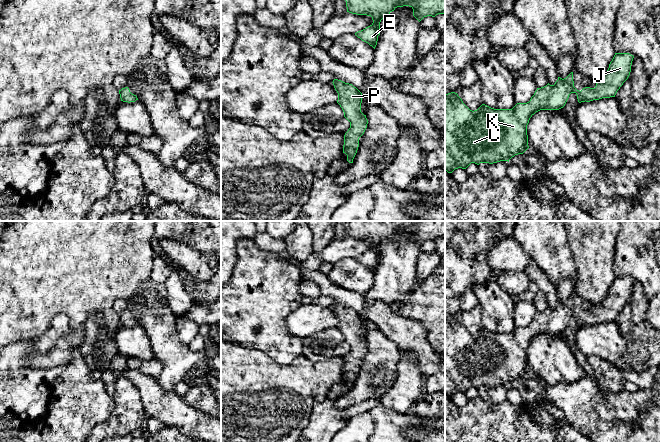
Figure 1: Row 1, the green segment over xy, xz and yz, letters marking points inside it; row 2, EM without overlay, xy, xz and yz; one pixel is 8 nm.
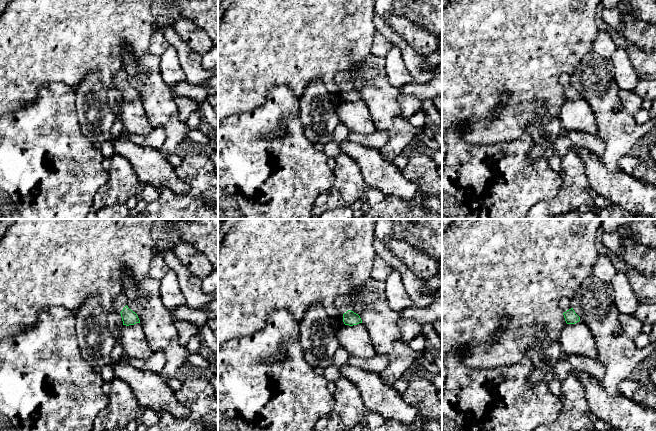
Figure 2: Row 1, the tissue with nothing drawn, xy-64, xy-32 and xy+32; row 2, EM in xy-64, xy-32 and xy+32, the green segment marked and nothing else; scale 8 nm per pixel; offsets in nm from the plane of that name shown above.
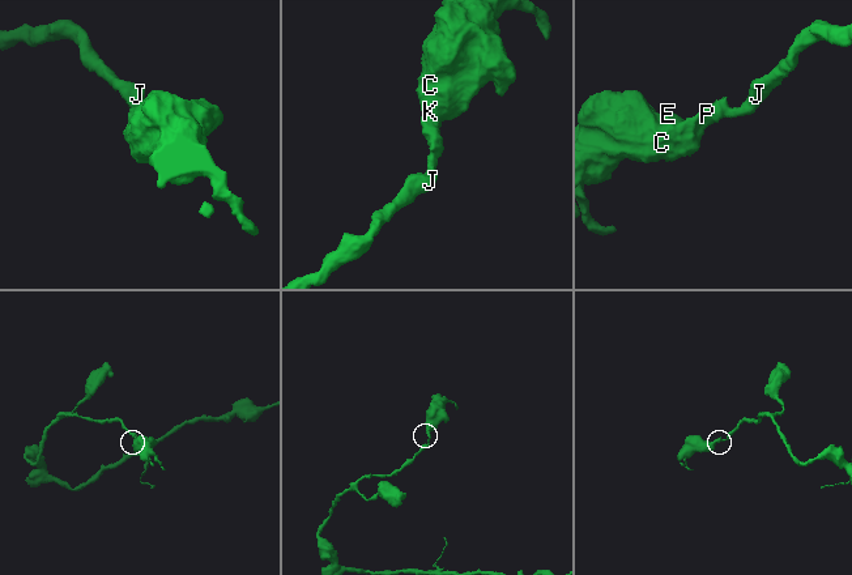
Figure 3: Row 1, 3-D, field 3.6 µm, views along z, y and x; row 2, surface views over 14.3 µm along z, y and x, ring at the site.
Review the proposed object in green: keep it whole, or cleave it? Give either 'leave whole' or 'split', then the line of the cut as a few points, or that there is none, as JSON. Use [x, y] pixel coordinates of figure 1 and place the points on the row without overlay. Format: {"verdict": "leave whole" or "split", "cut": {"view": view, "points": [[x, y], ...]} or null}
{"verdict": "leave whole", "cut": null}

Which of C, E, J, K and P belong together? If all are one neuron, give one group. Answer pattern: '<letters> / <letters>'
C E J K P

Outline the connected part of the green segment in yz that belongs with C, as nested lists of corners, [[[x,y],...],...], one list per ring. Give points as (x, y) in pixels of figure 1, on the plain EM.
[[[615,277],[603,302],[594,312],[585,311],[581,315],[574,311],[573,296],[566,302],[558,301],[554,309],[549,307],[537,312],[530,325],[517,327],[512,333],[494,333],[482,328],[477,334],[470,334],[458,320],[451,316],[445,318],[445,395],[466,393],[471,387],[497,387],[508,385],[528,372],[527,349],[530,342],[540,334],[559,334],[563,332],[571,317],[577,319],[578,326],[590,326],[602,322],[615,321],[617,315],[628,303],[634,280],[629,277]]]

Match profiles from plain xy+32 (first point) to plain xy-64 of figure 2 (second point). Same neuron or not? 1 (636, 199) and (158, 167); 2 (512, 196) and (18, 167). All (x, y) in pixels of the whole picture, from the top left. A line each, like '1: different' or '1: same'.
1: same
2: same

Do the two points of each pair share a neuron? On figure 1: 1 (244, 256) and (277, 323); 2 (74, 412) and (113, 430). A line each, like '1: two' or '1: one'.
1: one
2: two

